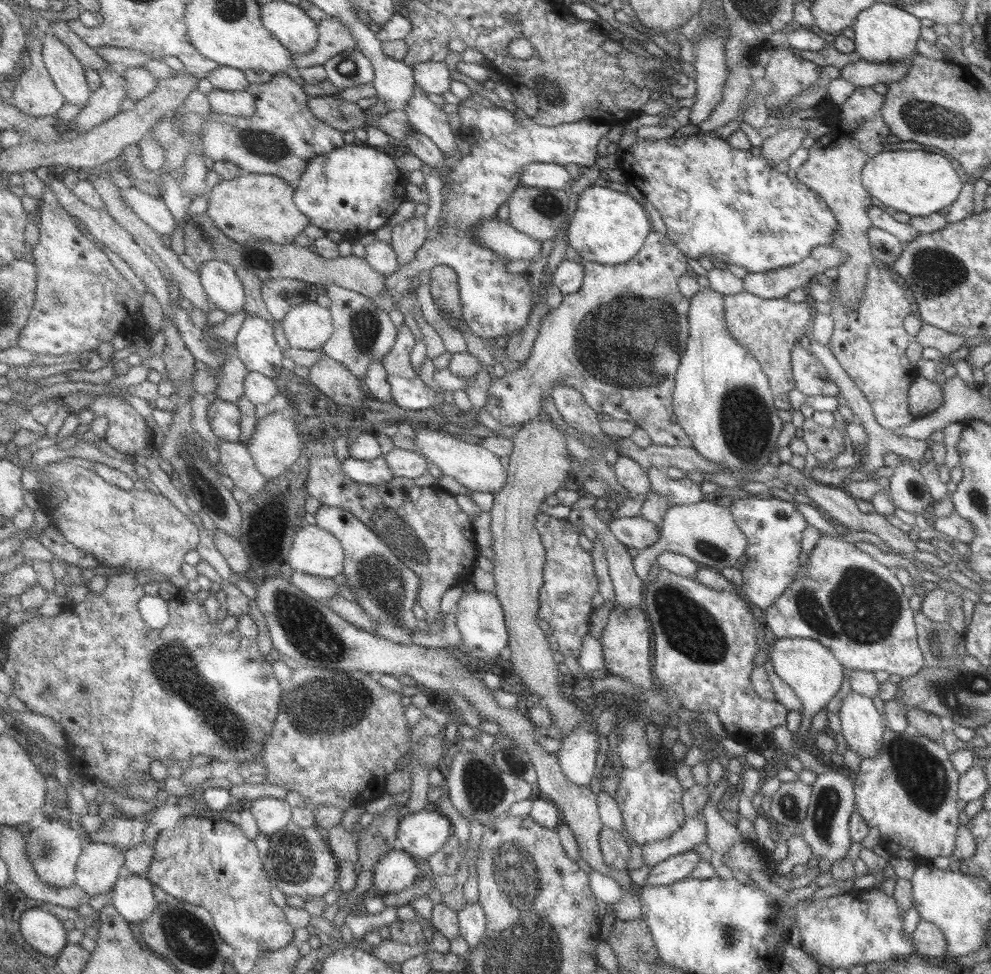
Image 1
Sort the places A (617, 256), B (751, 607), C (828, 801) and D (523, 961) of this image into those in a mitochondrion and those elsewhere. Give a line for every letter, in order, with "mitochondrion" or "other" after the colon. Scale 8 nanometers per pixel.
A: other
B: other
C: mitochondrion
D: mitochondrion

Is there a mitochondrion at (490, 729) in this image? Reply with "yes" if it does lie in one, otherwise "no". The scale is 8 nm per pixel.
no

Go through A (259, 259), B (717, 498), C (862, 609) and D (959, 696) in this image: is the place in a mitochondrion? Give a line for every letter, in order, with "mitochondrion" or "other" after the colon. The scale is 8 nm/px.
A: mitochondrion
B: other
C: mitochondrion
D: mitochondrion

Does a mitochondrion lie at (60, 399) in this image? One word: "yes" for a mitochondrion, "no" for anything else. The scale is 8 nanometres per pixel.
no

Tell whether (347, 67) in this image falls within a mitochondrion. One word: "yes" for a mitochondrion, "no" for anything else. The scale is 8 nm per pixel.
yes

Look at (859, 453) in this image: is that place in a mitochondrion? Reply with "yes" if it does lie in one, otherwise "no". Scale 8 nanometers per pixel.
no

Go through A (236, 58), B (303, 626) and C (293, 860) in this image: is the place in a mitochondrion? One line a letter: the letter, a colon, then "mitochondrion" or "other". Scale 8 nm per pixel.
A: other
B: mitochondrion
C: mitochondrion

